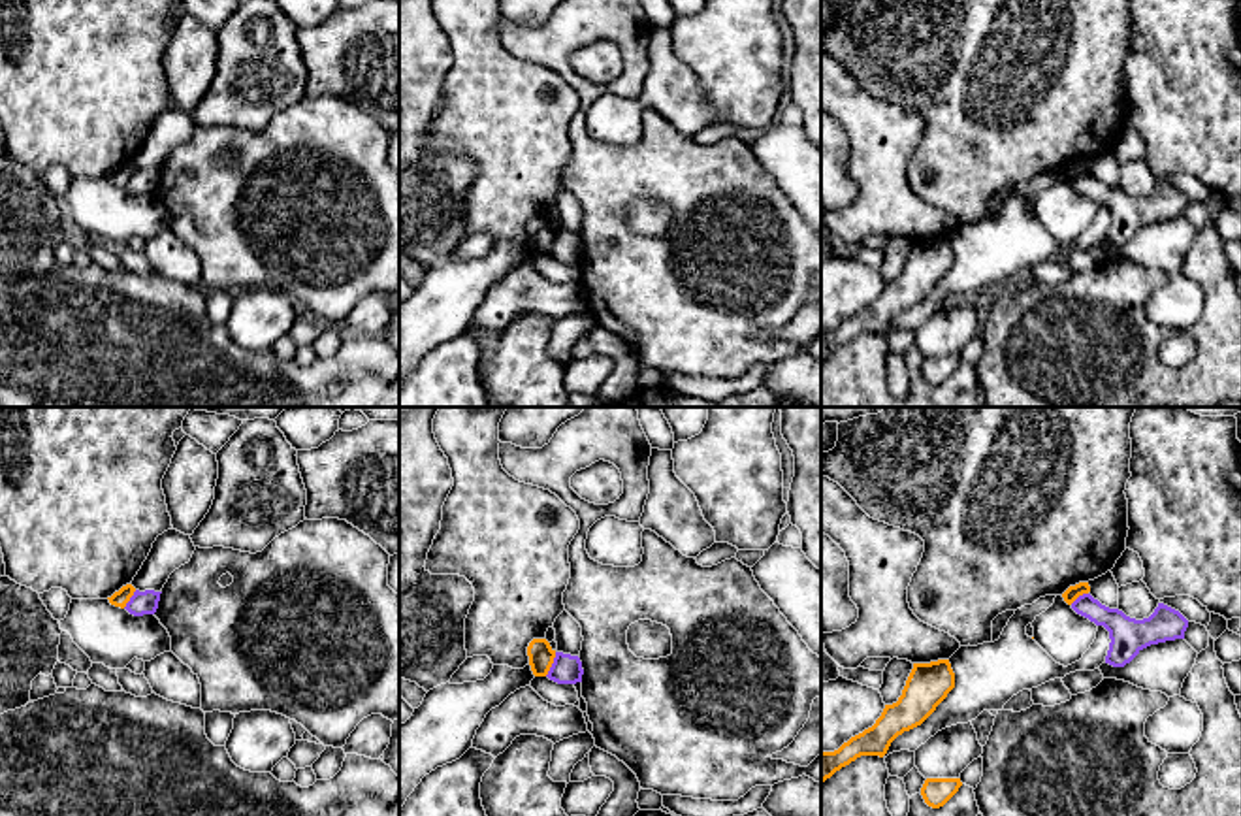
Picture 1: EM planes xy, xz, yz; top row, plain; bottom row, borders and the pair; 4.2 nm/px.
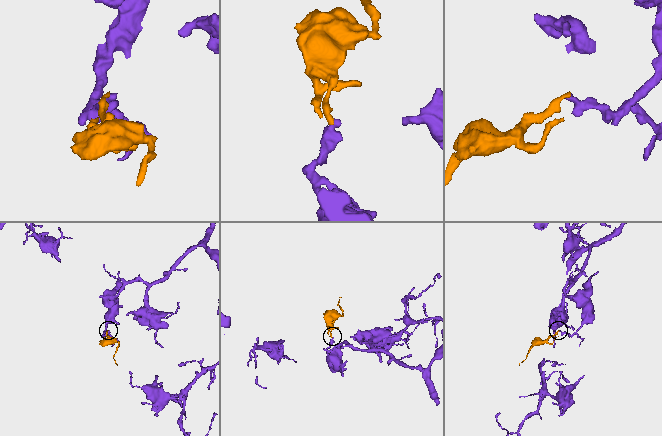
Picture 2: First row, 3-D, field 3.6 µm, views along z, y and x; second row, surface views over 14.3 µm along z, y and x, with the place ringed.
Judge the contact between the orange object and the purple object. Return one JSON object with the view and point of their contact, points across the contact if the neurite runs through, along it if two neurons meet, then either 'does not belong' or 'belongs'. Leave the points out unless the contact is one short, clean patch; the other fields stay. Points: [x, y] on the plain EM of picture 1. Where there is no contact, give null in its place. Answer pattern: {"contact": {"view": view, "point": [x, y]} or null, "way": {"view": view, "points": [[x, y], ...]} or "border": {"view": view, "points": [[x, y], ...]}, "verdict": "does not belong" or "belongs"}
{"contact": {"view": "xz", "point": [550, 242]}, "border": {"view": "xz", "points": [[556, 230], [545, 253]]}, "verdict": "does not belong"}

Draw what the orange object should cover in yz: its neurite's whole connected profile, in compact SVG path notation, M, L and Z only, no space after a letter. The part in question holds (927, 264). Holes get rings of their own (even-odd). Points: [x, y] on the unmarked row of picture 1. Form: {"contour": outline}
{"contour": "M949 237L913 241L902 273L896 281L885 283L872 305L851 315L834 330L821 330L821 362L861 334L883 335L891 320L904 309L921 303L953 266L955 251Z"}

